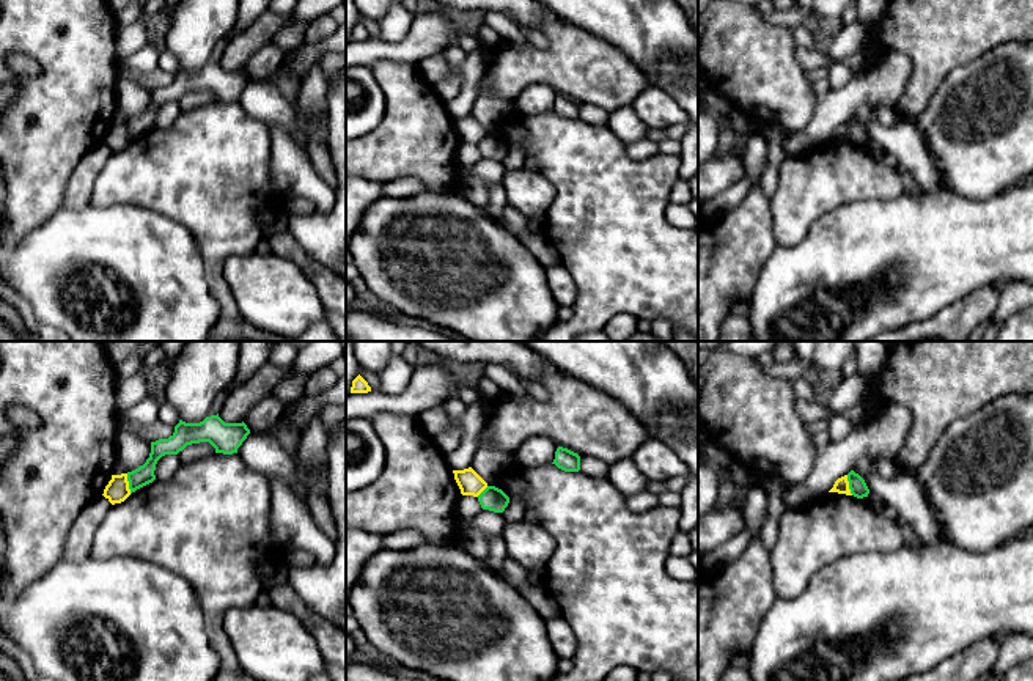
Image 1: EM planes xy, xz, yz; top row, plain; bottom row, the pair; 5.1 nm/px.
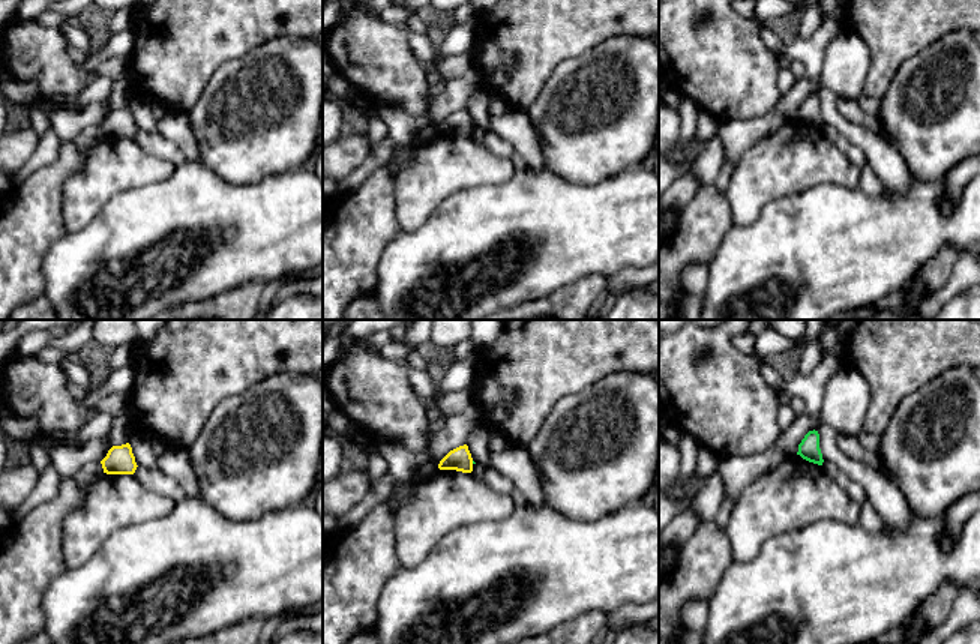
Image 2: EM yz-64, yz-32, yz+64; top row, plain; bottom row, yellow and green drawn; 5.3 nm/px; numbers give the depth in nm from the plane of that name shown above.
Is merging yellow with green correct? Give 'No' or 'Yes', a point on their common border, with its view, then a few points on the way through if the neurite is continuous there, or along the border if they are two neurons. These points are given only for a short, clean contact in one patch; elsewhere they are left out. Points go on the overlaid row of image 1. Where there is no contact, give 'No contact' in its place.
No. Touches yellow at xy (128, 483). Boundary: xy (126, 474), (131, 493)

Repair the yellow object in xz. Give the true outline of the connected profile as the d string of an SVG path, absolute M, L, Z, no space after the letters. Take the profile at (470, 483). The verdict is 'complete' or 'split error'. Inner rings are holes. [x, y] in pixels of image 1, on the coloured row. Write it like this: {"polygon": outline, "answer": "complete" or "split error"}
{"polygon": "M472 467L453 470L453 473L462 495L478 497L487 488L487 483Z", "answer": "complete"}

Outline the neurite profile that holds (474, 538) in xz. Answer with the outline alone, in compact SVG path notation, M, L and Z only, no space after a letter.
M483 510L472 524L459 524L456 547L486 563L491 555L489 541L502 535L505 524L502 513Z

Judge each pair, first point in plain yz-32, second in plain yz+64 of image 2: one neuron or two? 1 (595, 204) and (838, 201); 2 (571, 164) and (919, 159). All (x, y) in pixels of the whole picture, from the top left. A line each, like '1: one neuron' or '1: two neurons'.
1: one neuron
2: one neuron

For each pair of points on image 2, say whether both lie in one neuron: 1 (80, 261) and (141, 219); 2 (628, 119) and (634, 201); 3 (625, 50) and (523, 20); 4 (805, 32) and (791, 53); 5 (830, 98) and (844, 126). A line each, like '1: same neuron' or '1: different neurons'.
1: same neuron
2: different neurons
3: different neurons
4: different neurons
5: same neuron

